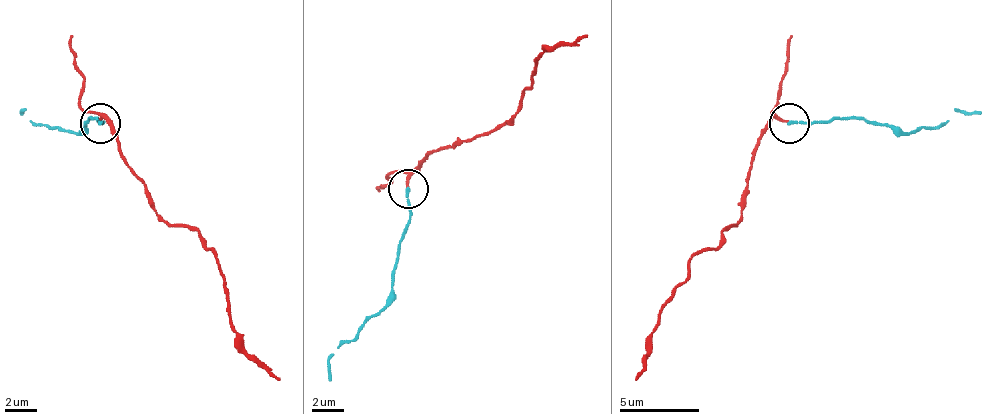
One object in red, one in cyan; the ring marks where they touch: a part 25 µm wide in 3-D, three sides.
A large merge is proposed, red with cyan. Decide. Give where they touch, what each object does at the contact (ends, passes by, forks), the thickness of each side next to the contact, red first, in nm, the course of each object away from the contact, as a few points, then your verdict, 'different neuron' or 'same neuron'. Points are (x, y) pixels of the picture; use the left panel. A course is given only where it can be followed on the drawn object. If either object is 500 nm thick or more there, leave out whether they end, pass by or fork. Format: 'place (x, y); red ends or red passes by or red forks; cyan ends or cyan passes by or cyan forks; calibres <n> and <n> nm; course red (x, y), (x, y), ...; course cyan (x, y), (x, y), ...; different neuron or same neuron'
place (100, 123); red ends; cyan ends; calibres 160 and 180 nm; course red (101, 122), (101, 118), (117, 138), (125, 166), (165, 221), (189, 225), (213, 249), (237, 341), (281, 381); course cyan (101, 122), (89, 118), (77, 134), (33, 126), (25, 110), (21, 110); same neuron

